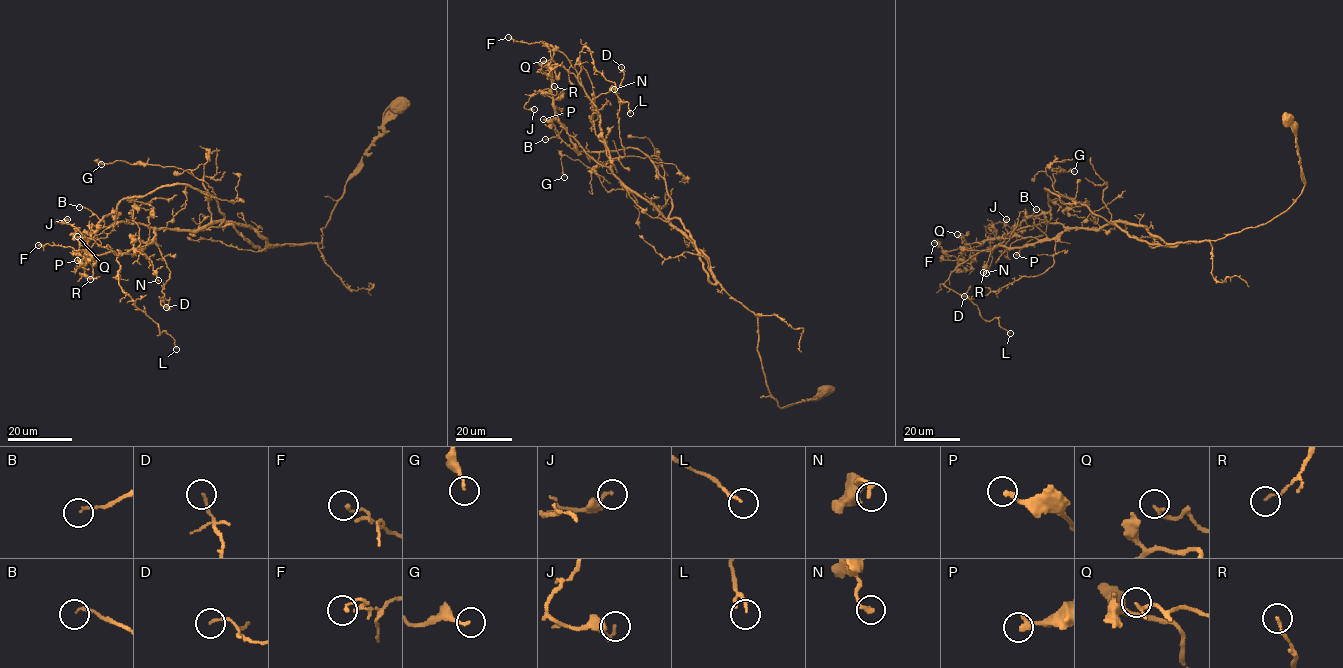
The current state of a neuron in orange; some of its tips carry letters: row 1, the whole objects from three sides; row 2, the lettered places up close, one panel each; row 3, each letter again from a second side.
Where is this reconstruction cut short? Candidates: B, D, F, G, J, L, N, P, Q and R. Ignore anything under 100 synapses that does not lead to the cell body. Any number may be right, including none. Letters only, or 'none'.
none

